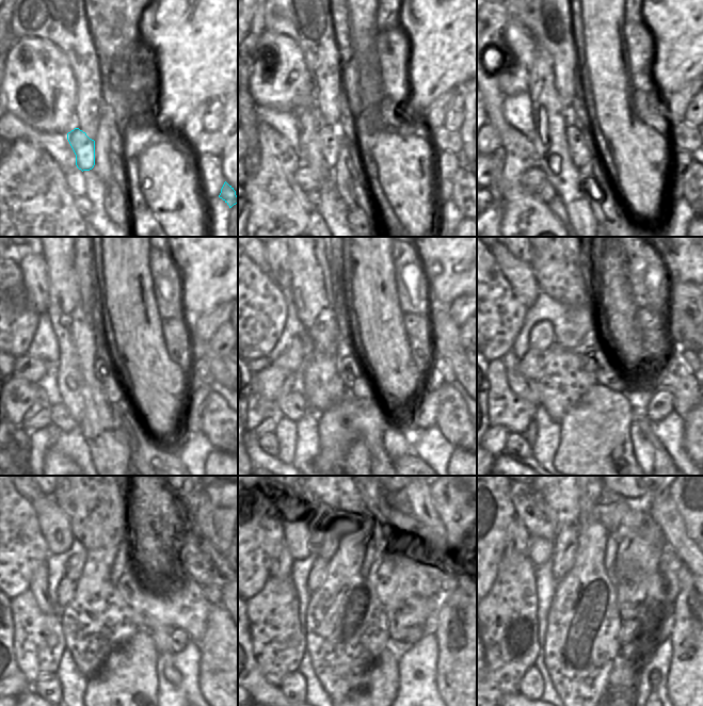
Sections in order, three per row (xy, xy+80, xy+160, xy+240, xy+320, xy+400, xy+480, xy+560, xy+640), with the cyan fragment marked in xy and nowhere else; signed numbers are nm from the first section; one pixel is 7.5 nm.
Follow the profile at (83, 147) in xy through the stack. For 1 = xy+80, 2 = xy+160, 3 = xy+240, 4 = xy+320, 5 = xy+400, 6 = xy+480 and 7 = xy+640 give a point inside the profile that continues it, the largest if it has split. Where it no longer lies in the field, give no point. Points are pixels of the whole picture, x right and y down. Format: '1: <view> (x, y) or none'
1: xy+80 (330, 137)
2: xy+160 (581, 146)
3: xy+240 (107, 371)
4: xy+320 (349, 366)
5: xy+400 (671, 373)
6: xy+480 (173, 598)
7: xy+640 (643, 542)

